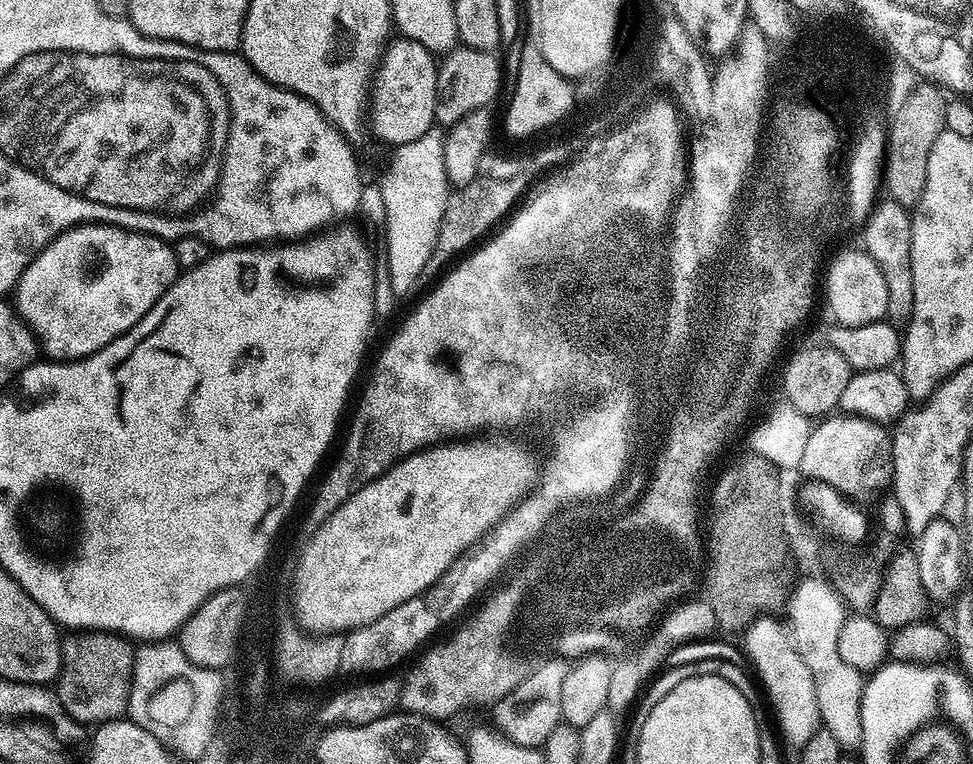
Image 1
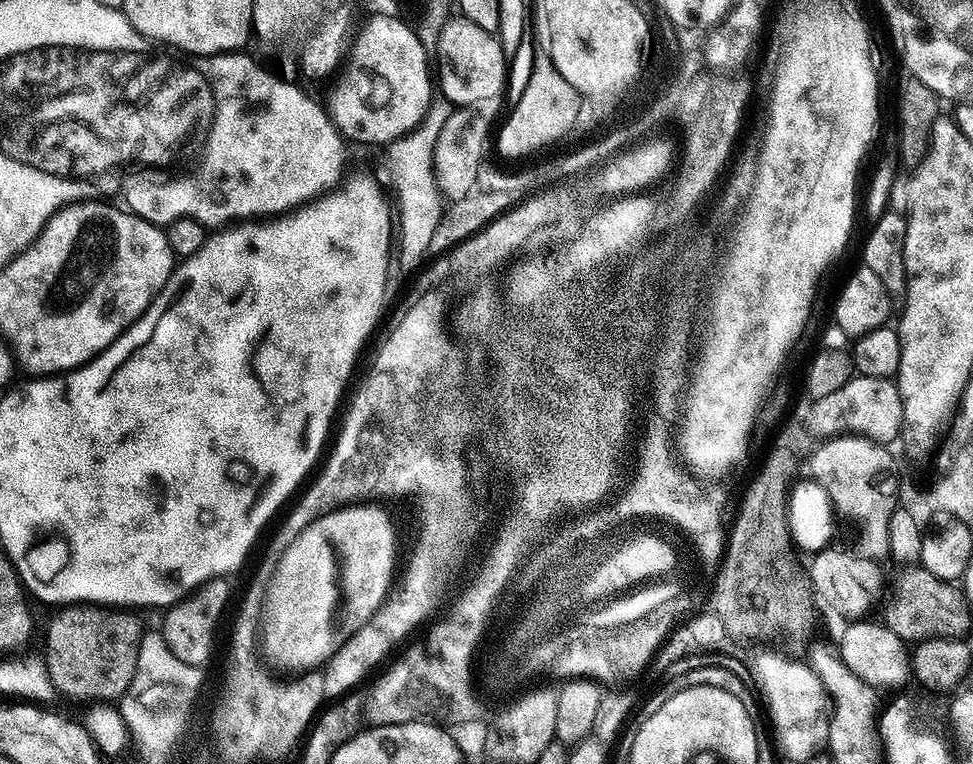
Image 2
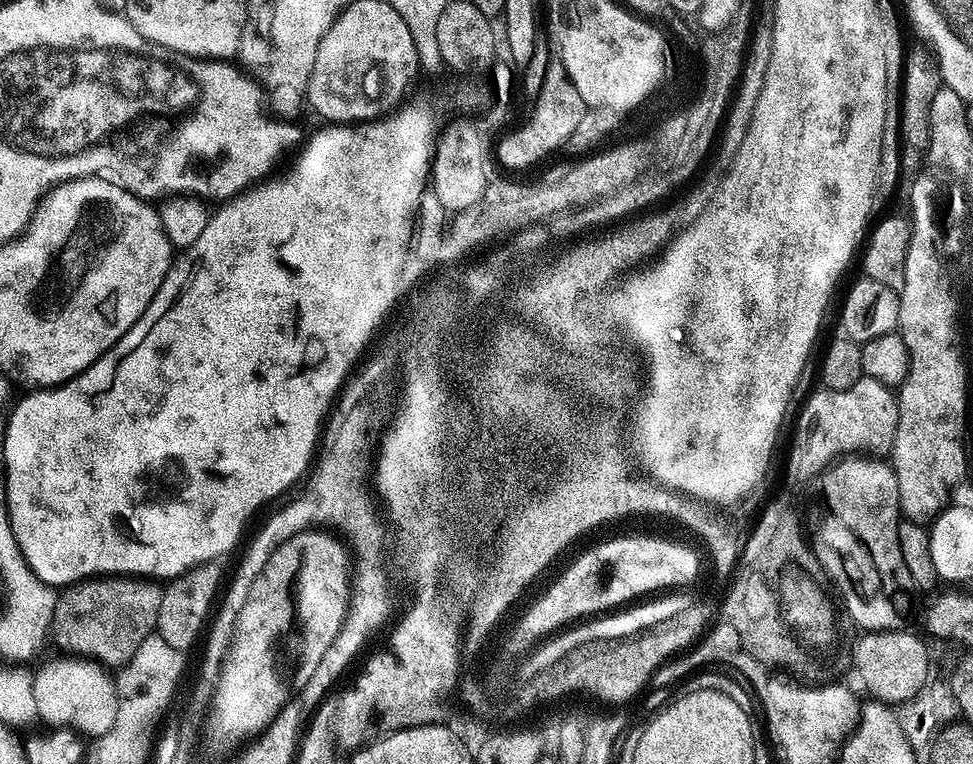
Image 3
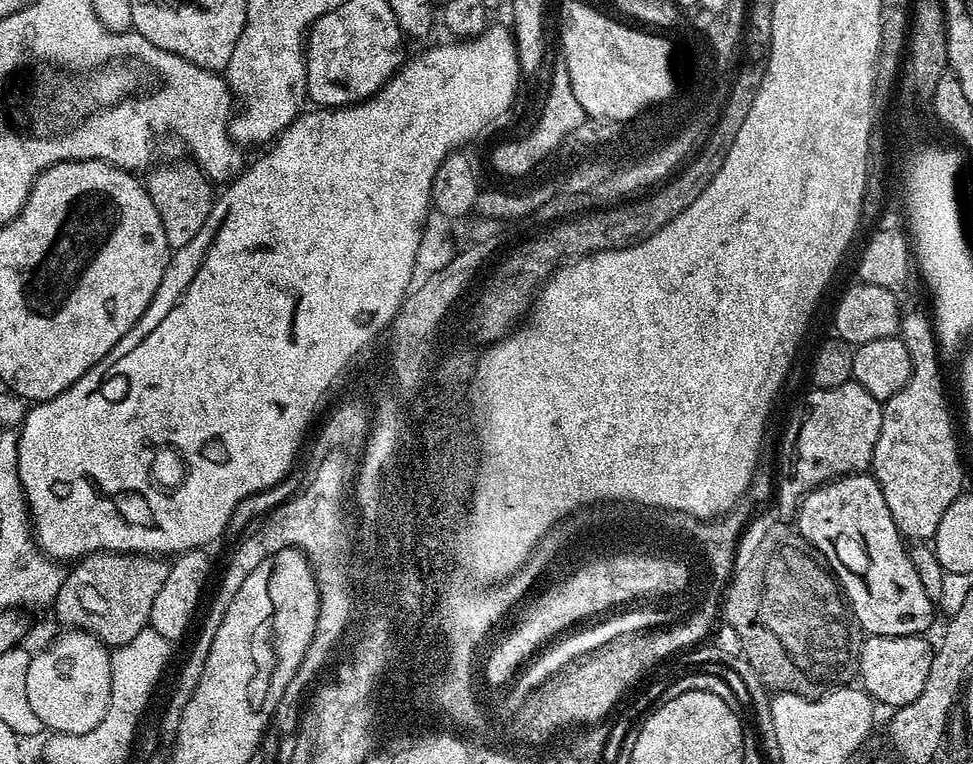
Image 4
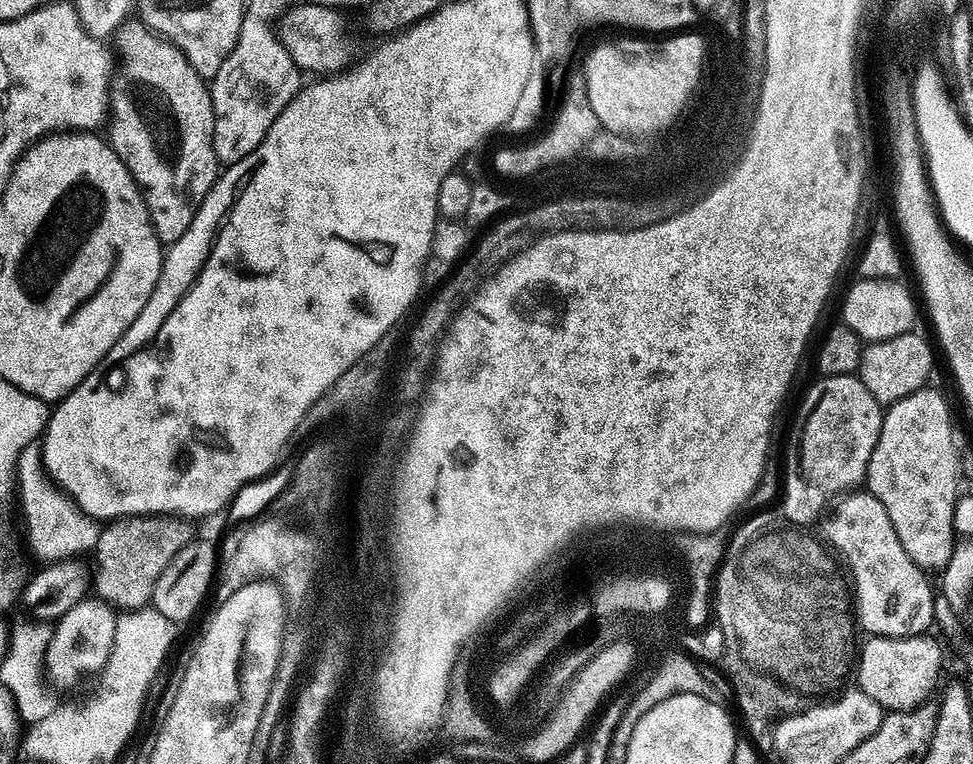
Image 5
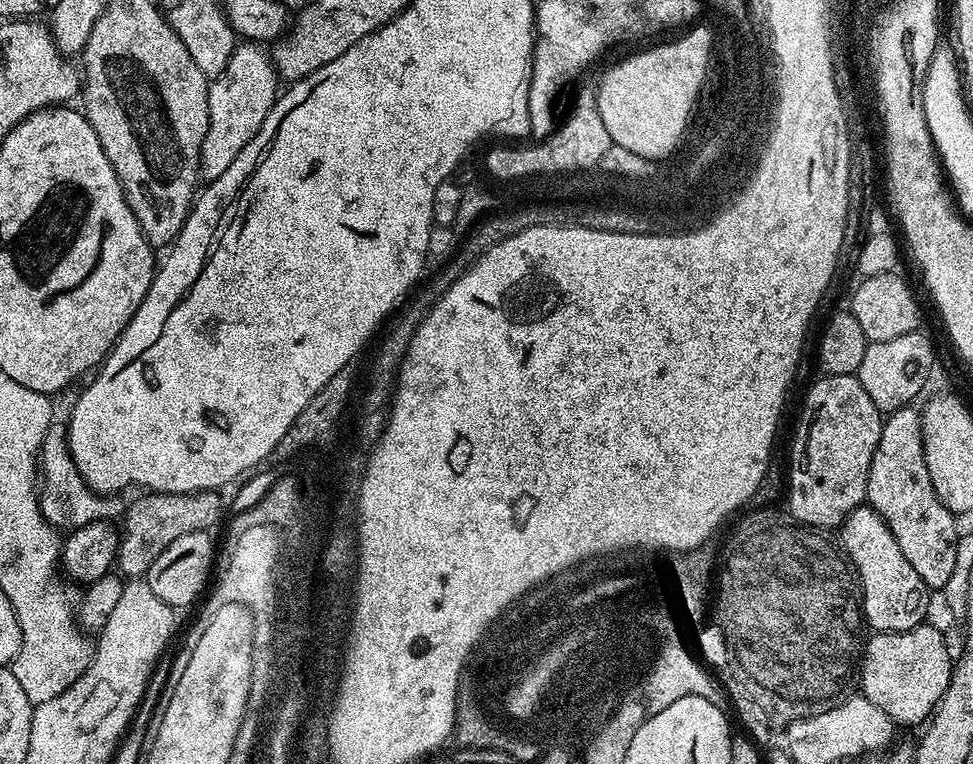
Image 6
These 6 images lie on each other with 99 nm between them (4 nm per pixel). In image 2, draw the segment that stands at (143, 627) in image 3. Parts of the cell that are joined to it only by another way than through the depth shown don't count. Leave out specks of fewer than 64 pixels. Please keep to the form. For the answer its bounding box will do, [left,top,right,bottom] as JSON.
[43,606,142,706]

